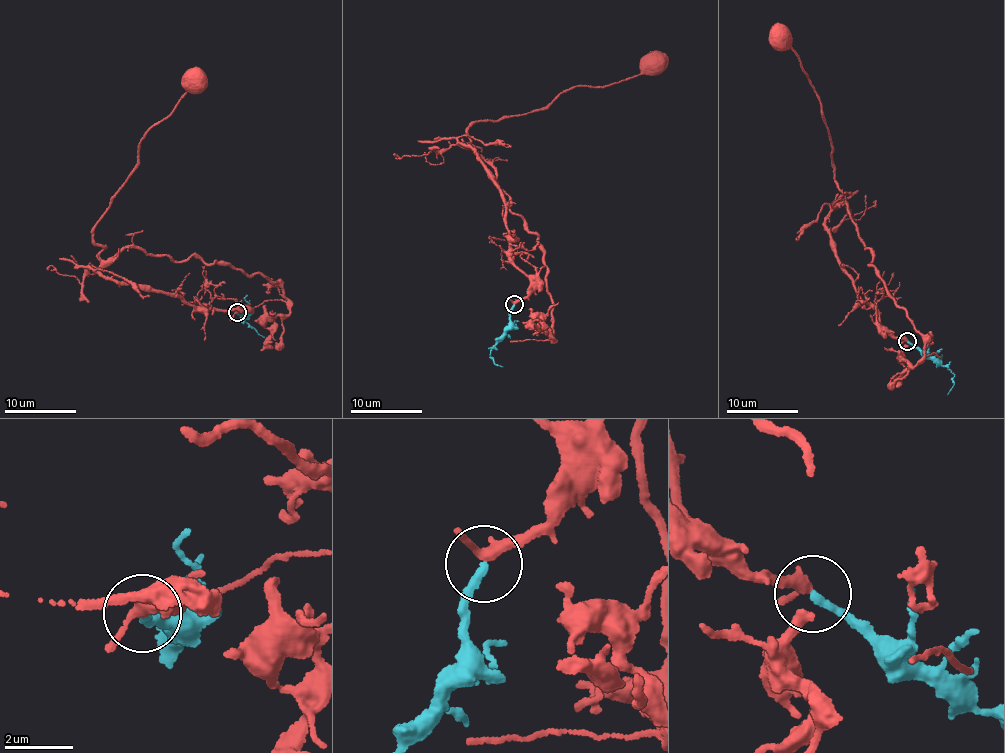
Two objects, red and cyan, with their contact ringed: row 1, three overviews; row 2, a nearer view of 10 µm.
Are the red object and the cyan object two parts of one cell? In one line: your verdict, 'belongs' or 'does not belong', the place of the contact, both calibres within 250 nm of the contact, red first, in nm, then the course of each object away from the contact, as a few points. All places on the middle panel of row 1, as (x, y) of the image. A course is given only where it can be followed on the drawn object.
belongs; place (514, 304); calibres 280 and 240 nm; course red (514, 305), (529, 282), (504, 205), (463, 145), (493, 166), (537, 235), (554, 336), (522, 322); course cyan (514, 305), (506, 335), (490, 354), (495, 363), (502, 366)

